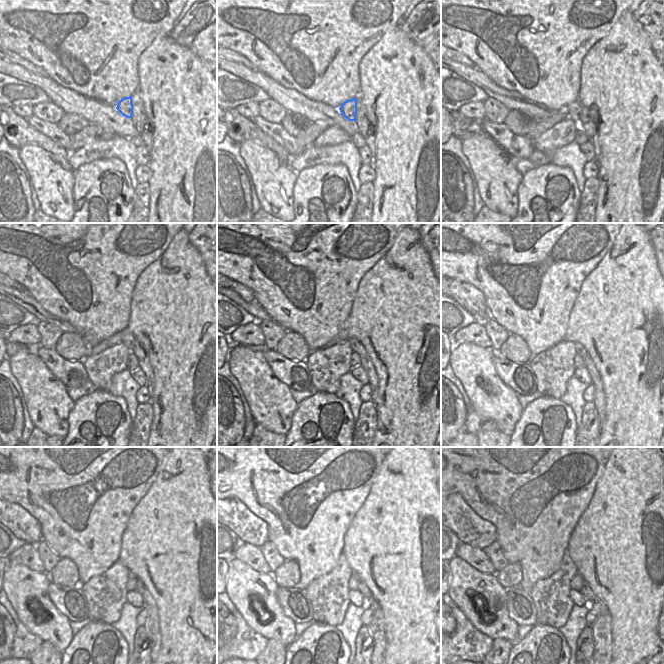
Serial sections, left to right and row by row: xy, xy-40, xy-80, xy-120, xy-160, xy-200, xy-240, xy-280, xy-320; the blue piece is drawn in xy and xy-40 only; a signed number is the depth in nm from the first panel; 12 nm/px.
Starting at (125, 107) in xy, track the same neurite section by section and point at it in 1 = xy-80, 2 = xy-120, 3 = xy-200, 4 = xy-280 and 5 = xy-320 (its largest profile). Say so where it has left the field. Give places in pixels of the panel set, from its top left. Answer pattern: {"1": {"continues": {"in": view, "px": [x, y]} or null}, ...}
{"1": {"continues": {"in": "xy-80", "px": [574, 110]}}, "2": {"continues": {"in": "xy-120", "px": [128, 339]}}, "3": {"continues": {"in": "xy-200", "px": [580, 350]}}, "4": {"continues": {"in": "xy-280", "px": [362, 588]}}, "5": {"continues": {"in": "xy-320", "px": [590, 597]}}}

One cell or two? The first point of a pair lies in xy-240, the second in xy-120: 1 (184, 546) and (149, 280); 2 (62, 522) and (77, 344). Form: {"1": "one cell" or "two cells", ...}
{"1": "one cell", "2": "two cells"}

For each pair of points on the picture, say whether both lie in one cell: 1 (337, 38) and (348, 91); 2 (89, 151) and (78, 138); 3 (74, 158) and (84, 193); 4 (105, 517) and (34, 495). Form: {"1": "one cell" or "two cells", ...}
{"1": "one cell", "2": "two cells", "3": "two cells", "4": "one cell"}

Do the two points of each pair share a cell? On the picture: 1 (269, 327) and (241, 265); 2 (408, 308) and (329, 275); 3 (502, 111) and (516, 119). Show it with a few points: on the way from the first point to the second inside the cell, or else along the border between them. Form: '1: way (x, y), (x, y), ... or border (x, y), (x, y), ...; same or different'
1: border (271, 319), (287, 330); different
2: border (371, 268), (360, 280), (351, 310); different
3: border (509, 110), (503, 122); different

